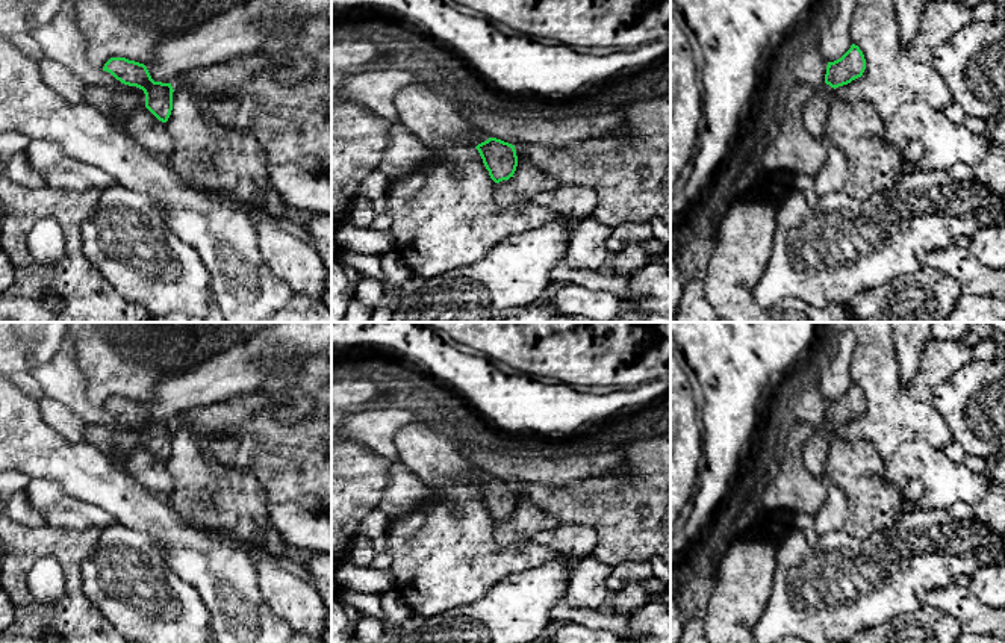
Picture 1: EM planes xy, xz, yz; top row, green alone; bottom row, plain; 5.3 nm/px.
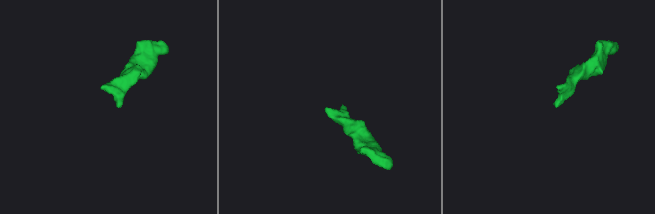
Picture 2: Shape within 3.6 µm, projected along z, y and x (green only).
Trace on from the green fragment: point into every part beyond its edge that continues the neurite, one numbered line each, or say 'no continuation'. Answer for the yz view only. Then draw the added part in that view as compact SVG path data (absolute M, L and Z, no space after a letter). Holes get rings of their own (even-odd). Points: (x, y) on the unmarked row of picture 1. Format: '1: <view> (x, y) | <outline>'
1: yz (818, 447) | M822 422L814 427L813 434L804 445L804 464L813 475L825 478L828 455L837 440L834 427Z

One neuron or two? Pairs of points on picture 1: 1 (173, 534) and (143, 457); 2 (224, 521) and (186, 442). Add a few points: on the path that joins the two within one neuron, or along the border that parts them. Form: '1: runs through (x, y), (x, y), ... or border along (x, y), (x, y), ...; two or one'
1: border along (126, 472), (149, 490), (161, 492), (167, 498); two
2: runs through (221, 501), (192, 472), (186, 462); one

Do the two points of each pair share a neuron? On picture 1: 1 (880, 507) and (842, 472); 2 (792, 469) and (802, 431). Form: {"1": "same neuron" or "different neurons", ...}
{"1": "same neuron", "2": "same neuron"}

